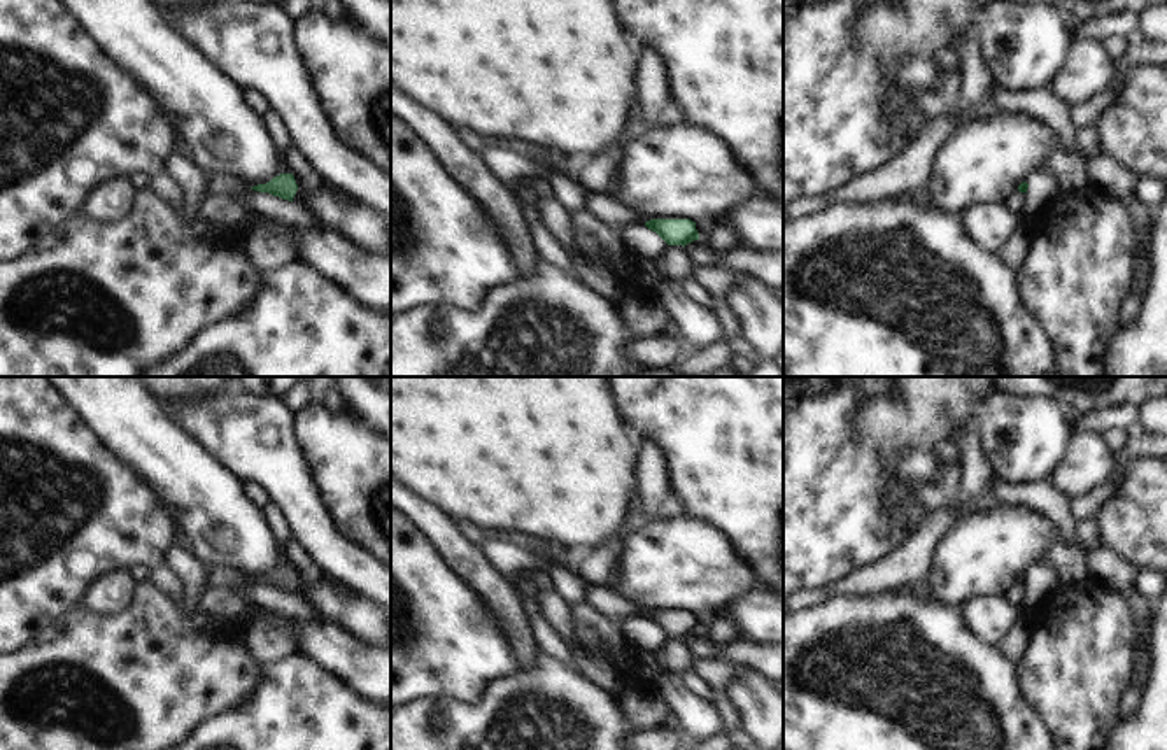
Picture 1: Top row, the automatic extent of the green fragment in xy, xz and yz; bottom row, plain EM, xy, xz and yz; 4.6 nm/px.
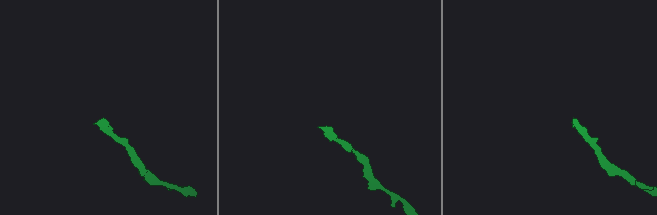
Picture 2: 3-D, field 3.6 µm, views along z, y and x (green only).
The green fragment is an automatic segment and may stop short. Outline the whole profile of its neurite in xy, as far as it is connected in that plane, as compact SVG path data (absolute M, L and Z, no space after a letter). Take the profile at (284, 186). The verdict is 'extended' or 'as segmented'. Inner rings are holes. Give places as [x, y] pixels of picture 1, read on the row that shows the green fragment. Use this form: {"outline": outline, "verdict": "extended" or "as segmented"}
{"outline": "M280 173L280 175L273 177L270 182L258 184L251 189L259 191L259 193L270 193L282 200L293 202L296 191L298 191L298 184L296 184L293 173Z", "verdict": "as segmented"}

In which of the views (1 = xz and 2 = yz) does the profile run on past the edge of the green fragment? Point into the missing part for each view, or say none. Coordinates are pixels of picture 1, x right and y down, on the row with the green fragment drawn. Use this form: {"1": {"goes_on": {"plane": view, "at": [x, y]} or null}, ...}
{"1": {"goes_on": null}, "2": {"goes_on": null}}

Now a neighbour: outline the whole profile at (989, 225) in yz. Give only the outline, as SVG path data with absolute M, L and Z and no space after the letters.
M974 203L960 217L969 238L994 256L1001 256L1006 242L1022 230L1022 217L1008 203Z

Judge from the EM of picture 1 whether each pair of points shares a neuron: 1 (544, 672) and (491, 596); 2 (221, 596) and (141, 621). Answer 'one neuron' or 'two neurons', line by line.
1: two neurons
2: two neurons

